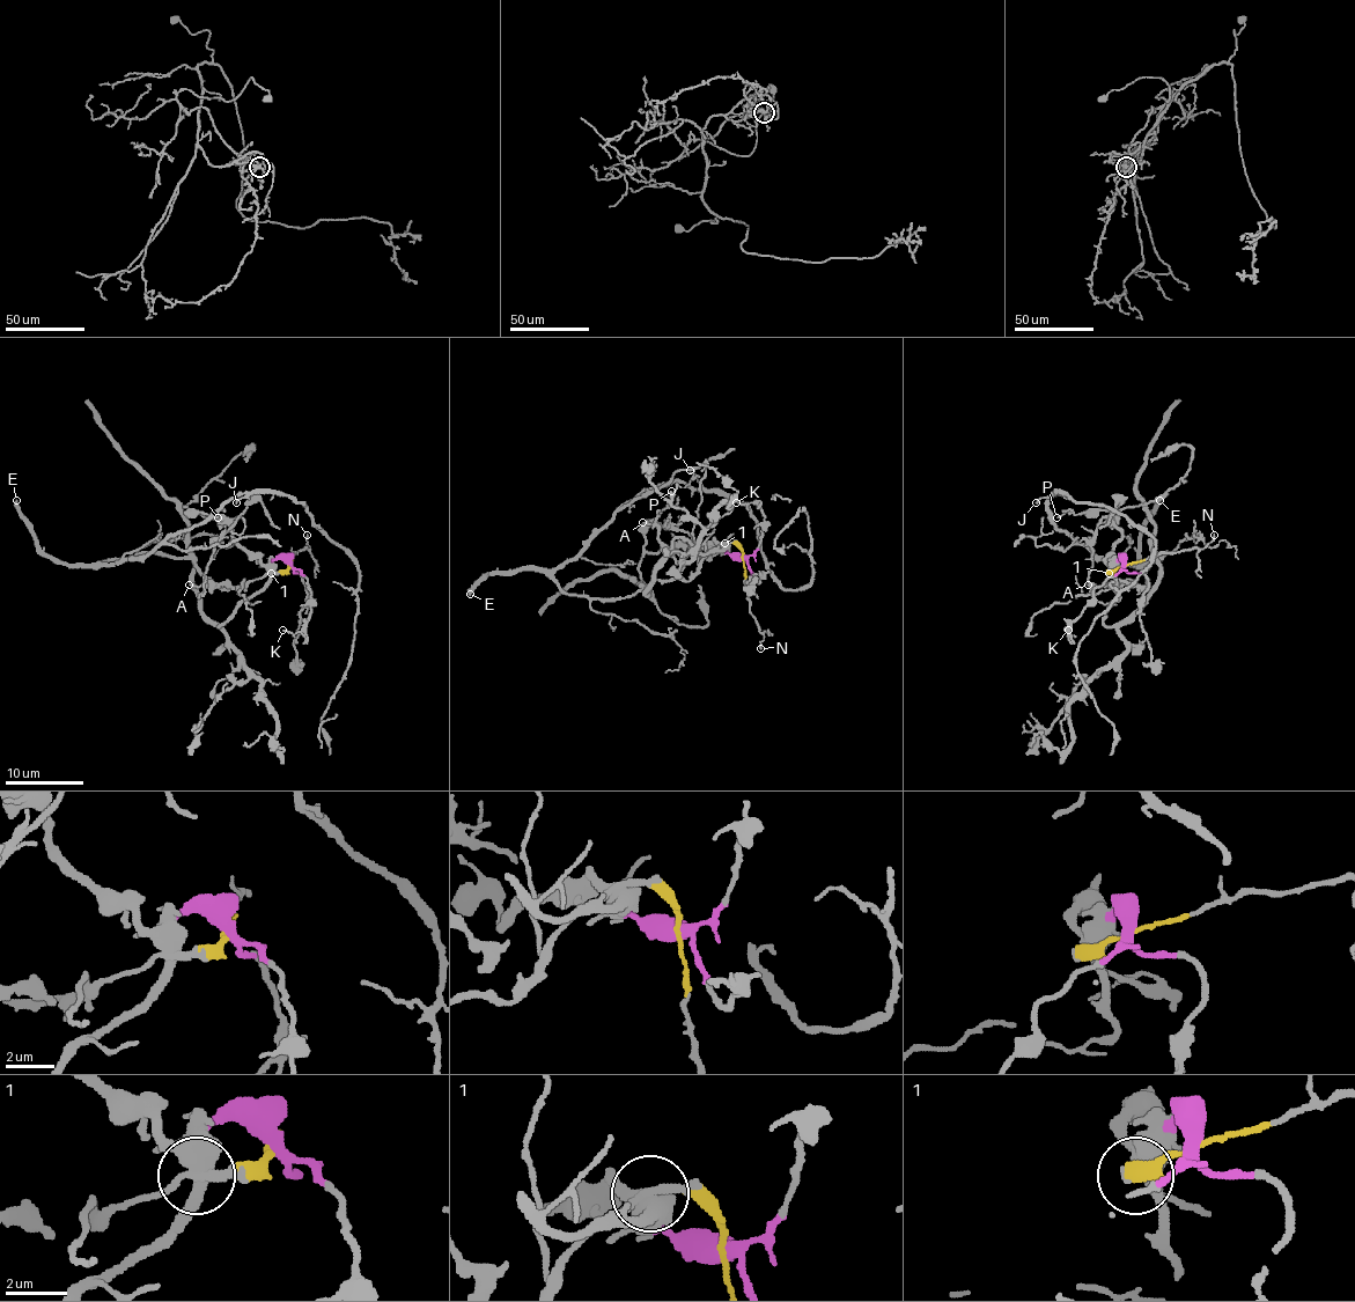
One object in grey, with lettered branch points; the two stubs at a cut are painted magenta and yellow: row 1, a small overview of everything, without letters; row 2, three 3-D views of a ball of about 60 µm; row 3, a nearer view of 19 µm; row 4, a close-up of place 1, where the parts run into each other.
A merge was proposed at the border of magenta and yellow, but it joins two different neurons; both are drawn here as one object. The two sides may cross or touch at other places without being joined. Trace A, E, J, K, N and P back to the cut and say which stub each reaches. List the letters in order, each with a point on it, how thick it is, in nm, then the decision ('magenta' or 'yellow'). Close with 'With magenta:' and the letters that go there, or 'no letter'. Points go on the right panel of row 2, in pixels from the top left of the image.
A: place (1088, 585); calibre 180 nm; magenta
E: place (1160, 500); calibre 360 nm; yellow
J: place (1036, 502); calibre 150 nm; yellow
K: place (1068, 630); calibre 120 nm; magenta
N: place (1214, 535); calibre 140 nm; yellow
P: place (1057, 517); calibre 150 nm; magenta
With magenta: A, K, P

